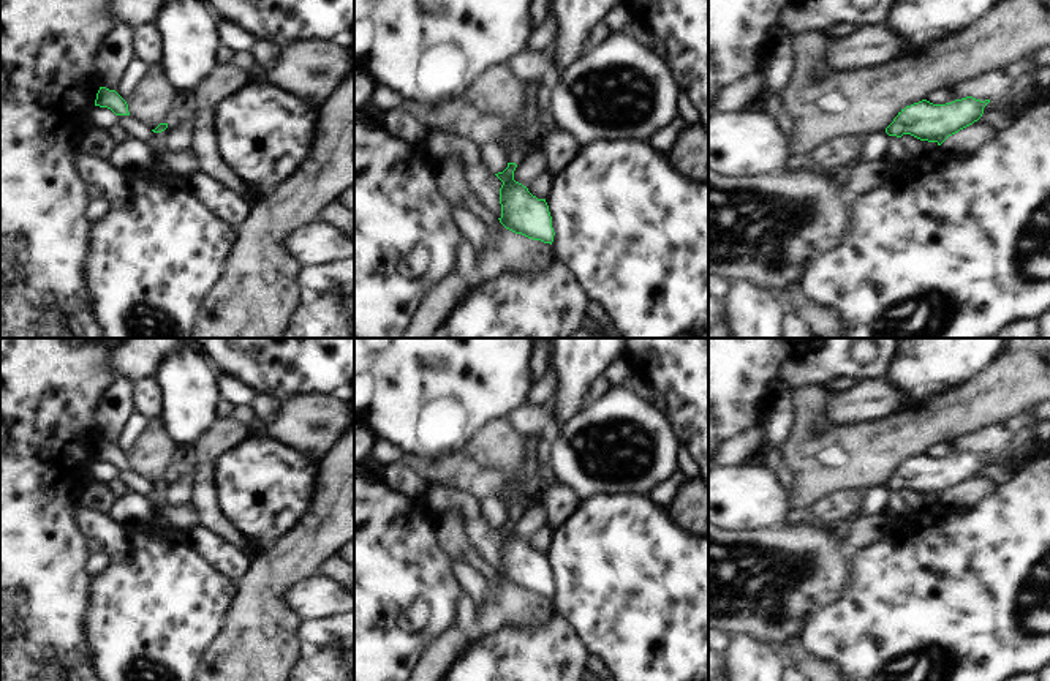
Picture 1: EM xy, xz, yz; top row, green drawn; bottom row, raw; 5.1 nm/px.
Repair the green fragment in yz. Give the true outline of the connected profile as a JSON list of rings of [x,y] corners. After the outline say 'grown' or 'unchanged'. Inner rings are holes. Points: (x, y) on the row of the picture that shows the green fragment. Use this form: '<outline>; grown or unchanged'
[[[966,96],[946,104],[922,100],[906,106],[886,130],[863,137],[865,150],[860,161],[887,160],[890,136],[911,134],[941,145],[949,136],[977,122],[988,103],[990,100]]]; grown

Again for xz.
[[[525,144],[512,145],[506,152],[508,167],[495,174],[503,182],[500,188],[501,216],[498,220],[516,234],[552,245],[555,232],[546,199],[538,199],[527,186],[514,180],[514,171],[525,153]]]; grown

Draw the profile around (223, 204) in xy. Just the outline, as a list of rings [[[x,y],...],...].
[[[201,171],[185,182],[190,193],[220,221],[237,228],[248,215],[248,201],[236,196]]]

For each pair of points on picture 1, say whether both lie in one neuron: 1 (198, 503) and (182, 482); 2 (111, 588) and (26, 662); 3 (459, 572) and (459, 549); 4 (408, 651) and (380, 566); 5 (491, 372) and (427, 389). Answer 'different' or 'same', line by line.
1: different
2: different
3: different
4: same
5: same

